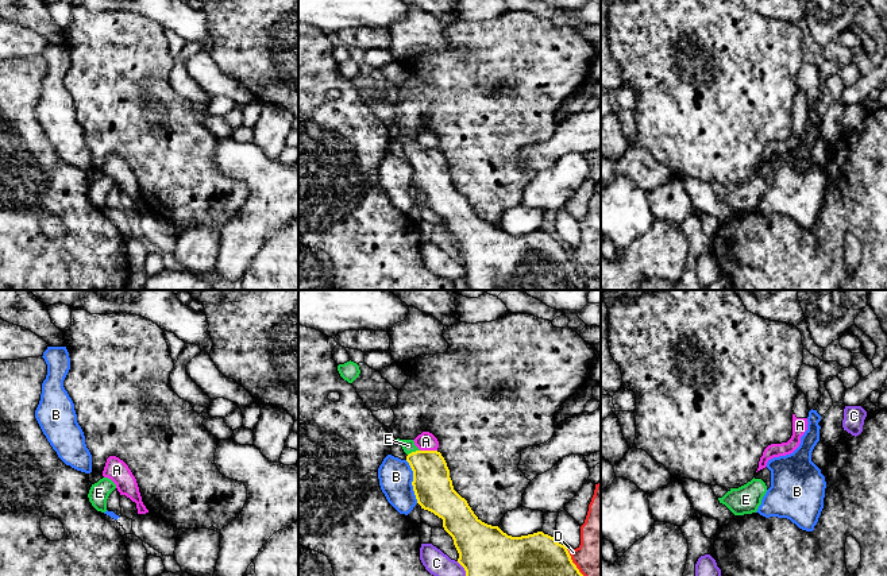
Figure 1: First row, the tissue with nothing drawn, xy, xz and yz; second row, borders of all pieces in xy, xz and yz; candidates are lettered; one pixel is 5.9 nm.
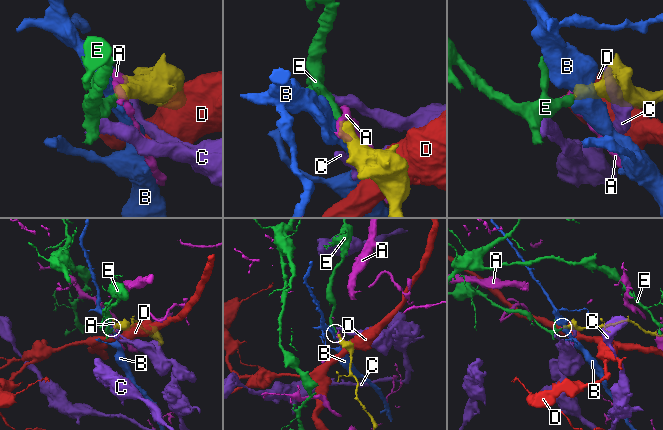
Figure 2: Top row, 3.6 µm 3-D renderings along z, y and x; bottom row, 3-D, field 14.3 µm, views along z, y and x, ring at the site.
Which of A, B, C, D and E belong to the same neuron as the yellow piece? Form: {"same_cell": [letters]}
{"same_cell": ["E"]}

